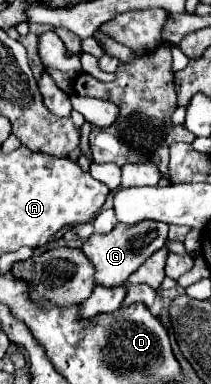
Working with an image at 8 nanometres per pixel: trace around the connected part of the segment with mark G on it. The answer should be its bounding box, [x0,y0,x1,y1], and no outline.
[81,221,169,285]

